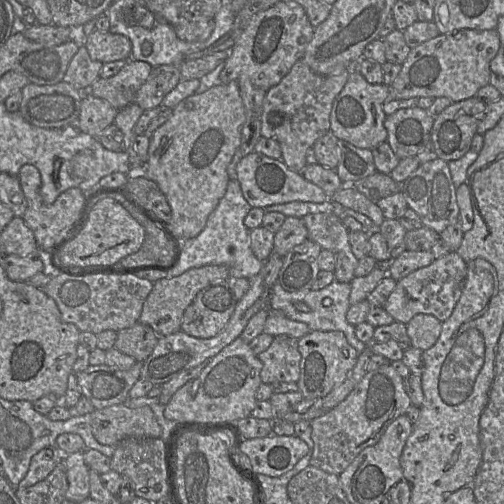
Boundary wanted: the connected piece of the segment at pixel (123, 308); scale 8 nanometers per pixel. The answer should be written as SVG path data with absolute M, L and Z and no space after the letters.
M53 274L43 290L56 302L63 321L74 324L79 331L98 334L104 330L118 332L138 322L143 303L152 288L152 281L136 274Z

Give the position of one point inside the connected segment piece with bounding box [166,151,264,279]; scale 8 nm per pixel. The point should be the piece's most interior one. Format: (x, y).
(225, 240)

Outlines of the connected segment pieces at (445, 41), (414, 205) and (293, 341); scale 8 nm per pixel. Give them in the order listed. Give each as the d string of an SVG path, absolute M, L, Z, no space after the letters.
M461 29L451 34L439 34L410 50L398 77L389 86L387 100L447 97L458 102L475 97L480 88L490 84L490 62L499 47L496 29Z
M440 158L425 162L400 185L407 205L420 217L424 226L434 230L438 234L449 225L459 221L459 206L457 203L457 187L453 183L448 163Z
M287 335L274 336L269 348L258 358L263 363L260 372L262 383L298 382L301 363L298 339Z

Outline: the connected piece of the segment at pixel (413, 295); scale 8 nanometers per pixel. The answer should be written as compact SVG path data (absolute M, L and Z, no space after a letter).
M450 251L445 256L435 259L430 265L420 268L397 281L395 289L383 308L396 322L405 325L417 314L429 314L440 322L444 322L451 316L462 294L466 275L465 261L457 252Z

